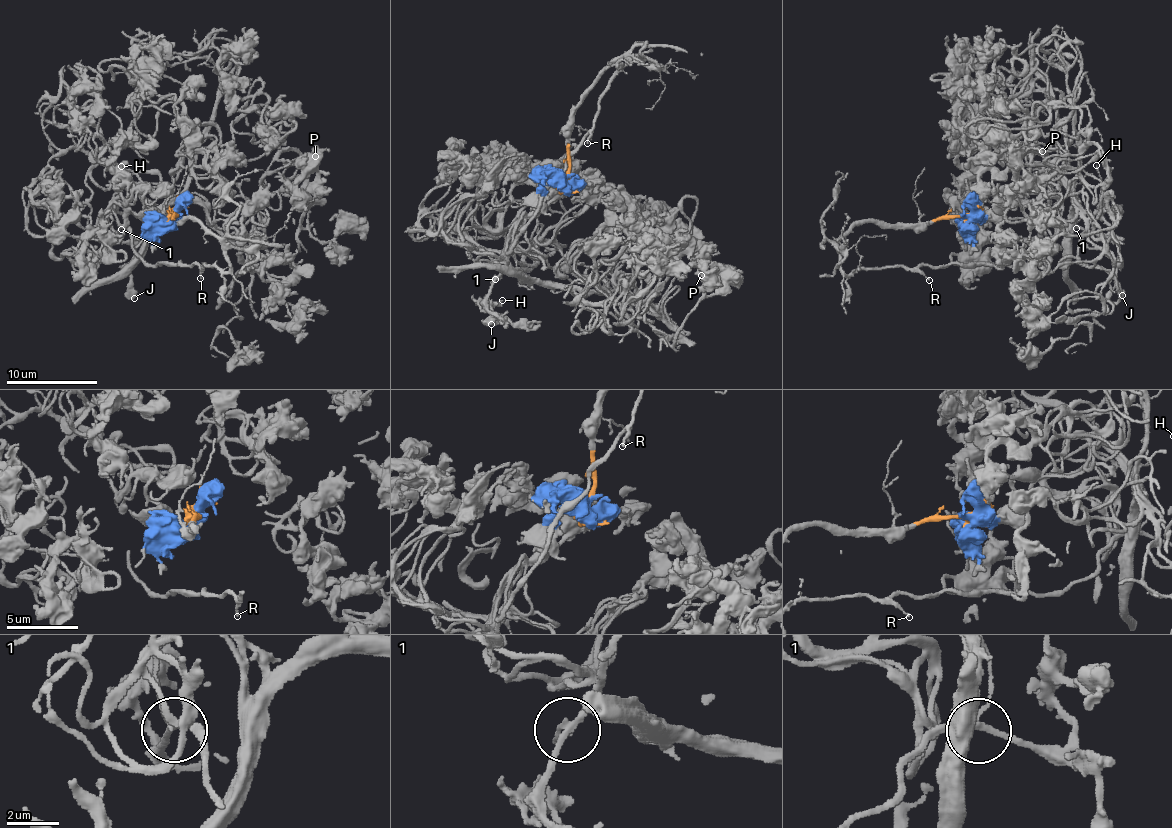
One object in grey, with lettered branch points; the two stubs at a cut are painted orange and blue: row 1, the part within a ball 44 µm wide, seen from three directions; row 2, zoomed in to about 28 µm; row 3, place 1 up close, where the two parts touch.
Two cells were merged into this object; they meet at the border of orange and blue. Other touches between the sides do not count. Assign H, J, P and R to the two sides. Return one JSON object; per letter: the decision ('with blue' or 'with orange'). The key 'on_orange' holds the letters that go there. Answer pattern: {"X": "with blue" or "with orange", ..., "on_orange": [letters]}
{"H": "with orange", "J": "with orange", "P": "with blue", "R": "with orange", "on_orange": ["H", "J", "R"]}

